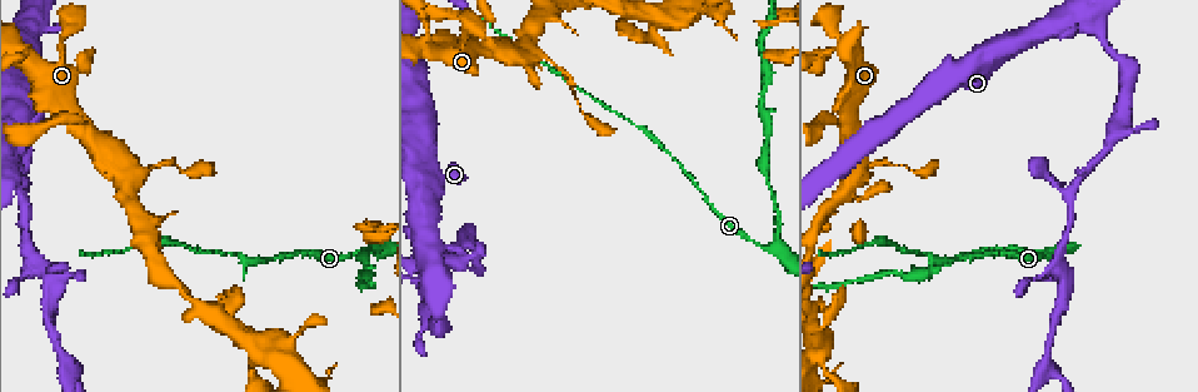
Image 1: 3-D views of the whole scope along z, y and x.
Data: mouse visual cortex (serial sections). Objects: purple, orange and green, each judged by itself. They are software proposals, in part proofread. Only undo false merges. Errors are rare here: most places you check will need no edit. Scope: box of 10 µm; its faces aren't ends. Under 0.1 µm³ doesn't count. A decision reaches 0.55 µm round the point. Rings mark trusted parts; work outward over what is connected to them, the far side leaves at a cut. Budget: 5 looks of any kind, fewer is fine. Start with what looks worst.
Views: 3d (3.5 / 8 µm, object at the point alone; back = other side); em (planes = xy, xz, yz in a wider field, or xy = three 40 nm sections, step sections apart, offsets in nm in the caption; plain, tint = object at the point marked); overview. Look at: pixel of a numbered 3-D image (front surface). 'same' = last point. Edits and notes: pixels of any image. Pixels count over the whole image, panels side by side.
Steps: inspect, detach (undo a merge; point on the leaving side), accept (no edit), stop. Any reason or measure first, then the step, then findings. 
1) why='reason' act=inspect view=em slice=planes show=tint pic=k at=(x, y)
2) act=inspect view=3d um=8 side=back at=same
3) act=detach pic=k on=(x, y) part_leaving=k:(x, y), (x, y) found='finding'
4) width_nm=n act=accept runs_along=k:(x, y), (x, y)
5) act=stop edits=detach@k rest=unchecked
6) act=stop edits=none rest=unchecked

why='arms part here' act=inspect view=3d um=3.5 pic=1 at=(371, 252)

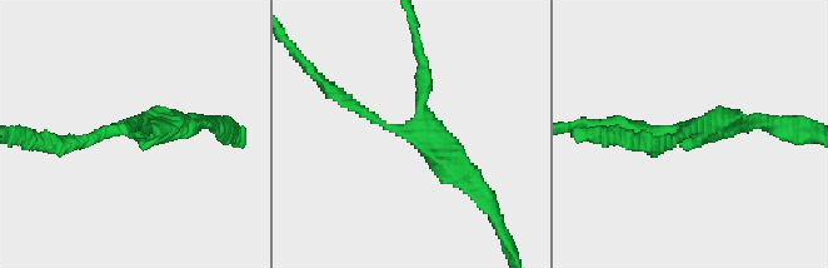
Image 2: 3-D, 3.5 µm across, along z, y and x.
arms=3 arm_widths_nm=150,200,300 why='now the EM' act=inspect view=em slice=xy step=2 show=tint pic=2 at=(412, 133)

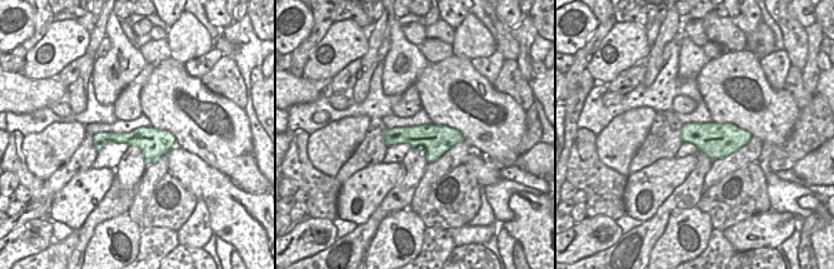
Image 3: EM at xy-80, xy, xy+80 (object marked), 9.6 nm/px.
act=accept runs_along=3:(95, 142), (104, 138), (173, 142) found='all the same cell'

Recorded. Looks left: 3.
why='side arm on a straight run' act=inspect view=3d um=3.5 side=back pic=1 at=(25, 167)

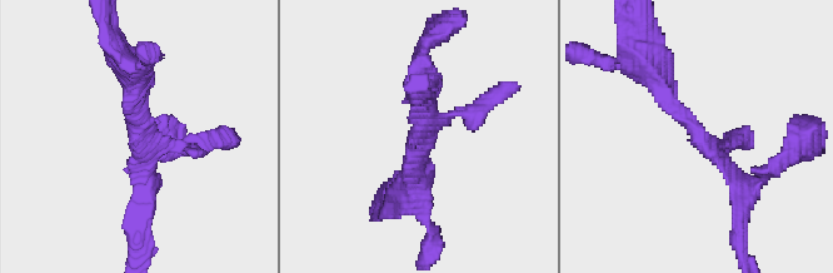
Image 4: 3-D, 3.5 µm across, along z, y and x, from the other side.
why='shape alone is not enough' act=inspect view=em slice=xy step=1 show=tint pic=4 at=(140, 143)

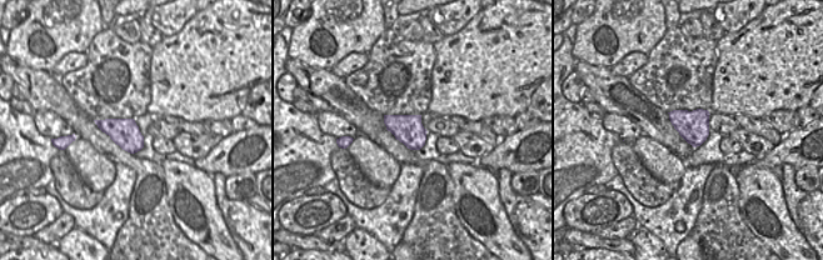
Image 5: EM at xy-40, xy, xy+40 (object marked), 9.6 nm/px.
act=inspect view=em slice=xy step=5 show=tint at=same

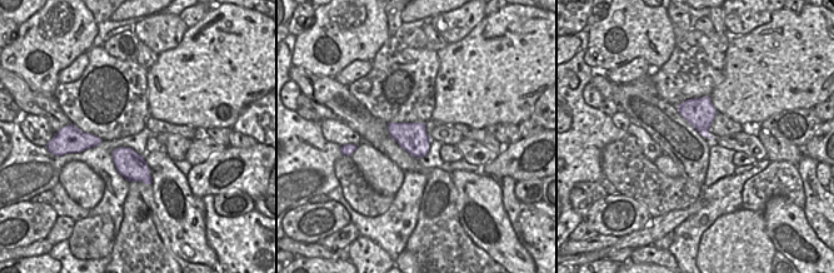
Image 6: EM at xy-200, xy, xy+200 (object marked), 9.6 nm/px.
arm_widths_nm=150,250,250 act=accept runs_along=4:(653, 75), (729, 172), (739, 214) found='all the same cell'

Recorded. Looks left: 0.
act=stop edits=none rest=unchecked

